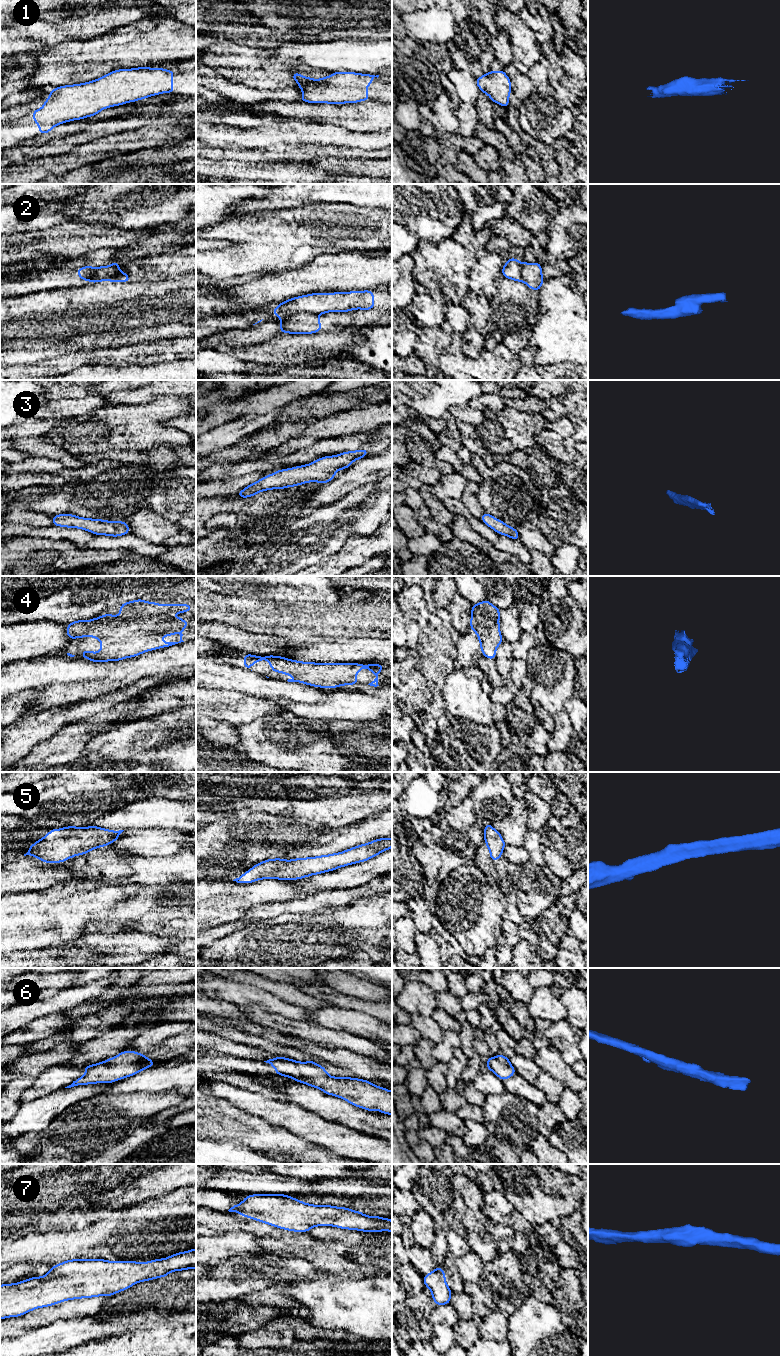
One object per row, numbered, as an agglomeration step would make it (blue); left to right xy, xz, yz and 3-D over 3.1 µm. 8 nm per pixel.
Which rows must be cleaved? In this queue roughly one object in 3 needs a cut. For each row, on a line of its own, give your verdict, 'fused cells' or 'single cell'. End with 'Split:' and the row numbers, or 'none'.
1: single cell
2: fused cells
3: single cell
4: single cell
5: single cell
6: single cell
7: single cell
Split: 2

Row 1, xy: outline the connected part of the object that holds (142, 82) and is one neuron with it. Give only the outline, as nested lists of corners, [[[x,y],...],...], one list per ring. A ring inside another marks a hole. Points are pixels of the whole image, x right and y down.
[[[163,68],[120,69],[94,81],[57,87],[50,91],[43,107],[31,113],[33,121],[43,135],[59,124],[95,116],[109,107],[162,93],[174,94],[174,74]]]

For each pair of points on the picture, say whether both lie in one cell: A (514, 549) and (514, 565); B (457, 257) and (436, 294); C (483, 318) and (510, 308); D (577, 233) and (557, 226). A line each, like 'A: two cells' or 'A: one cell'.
A: two cells
B: one cell
C: two cells
D: one cell

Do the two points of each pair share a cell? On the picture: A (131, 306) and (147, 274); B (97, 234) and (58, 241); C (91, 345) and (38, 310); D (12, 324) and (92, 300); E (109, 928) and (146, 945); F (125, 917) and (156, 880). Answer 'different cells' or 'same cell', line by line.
A: different cells
B: same cell
C: different cells
D: same cell
E: same cell
F: different cells

